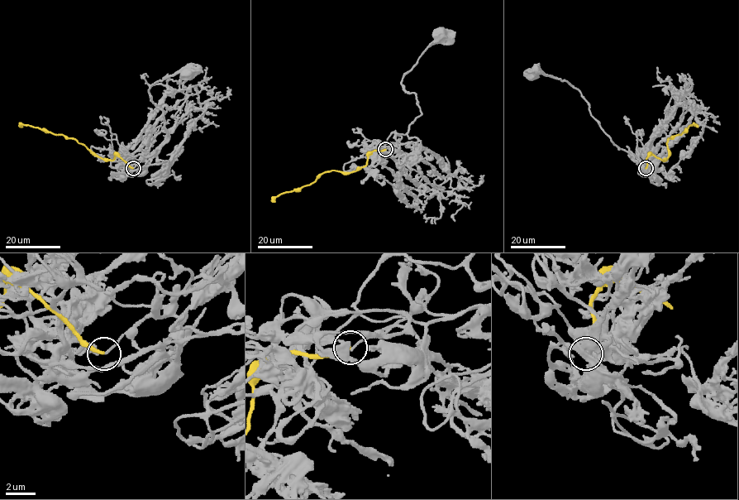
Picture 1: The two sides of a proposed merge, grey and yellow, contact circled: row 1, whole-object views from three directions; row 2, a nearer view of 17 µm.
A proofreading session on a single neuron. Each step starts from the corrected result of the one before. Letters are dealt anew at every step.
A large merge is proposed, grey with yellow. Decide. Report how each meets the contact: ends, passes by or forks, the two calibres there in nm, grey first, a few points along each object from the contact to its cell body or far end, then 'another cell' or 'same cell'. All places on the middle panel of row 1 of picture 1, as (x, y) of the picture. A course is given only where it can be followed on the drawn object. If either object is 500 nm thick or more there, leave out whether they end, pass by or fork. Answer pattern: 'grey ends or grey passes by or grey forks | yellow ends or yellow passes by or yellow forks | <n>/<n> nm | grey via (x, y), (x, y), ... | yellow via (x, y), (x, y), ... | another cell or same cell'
grey ends | yellow ends | 140/240 nm | grey via (385, 149), (397, 142), (397, 133), (405, 135), (421, 114), (417, 95), (408, 93), (402, 78), (440, 36) | yellow via (385, 149), (374, 151), (368, 156), (366, 164), (351, 172), (323, 172), (309, 185), (280, 194), (271, 202) | another cell

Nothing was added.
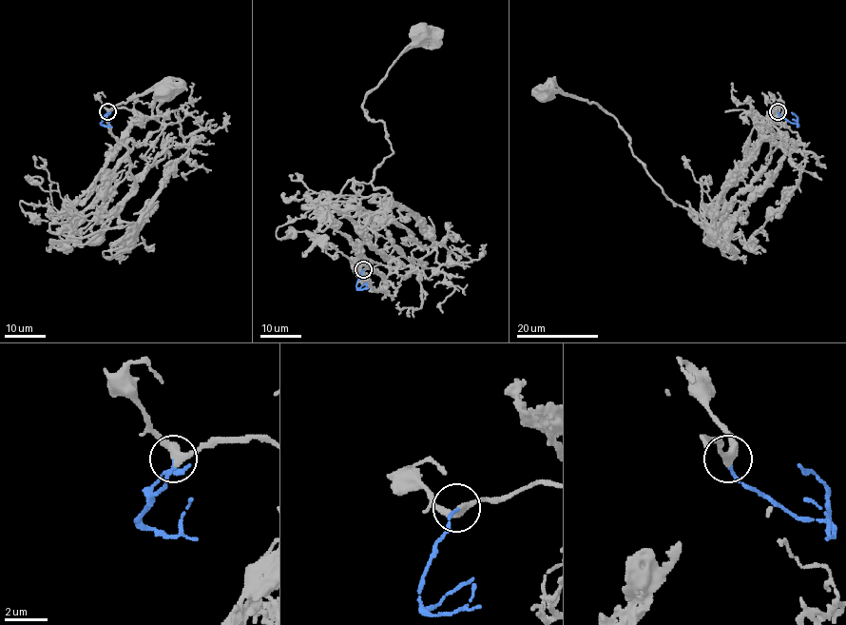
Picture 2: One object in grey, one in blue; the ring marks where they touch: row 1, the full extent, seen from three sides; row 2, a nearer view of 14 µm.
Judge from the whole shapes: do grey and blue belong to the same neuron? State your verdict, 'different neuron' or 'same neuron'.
same neuron

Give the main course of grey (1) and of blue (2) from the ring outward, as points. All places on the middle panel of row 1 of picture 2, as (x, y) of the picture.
1: (363, 269), (398, 265), (328, 202), (348, 181), (368, 184), (393, 153), (363, 99), (420, 36)
2: (363, 269), (356, 288), (363, 289), (367, 283)

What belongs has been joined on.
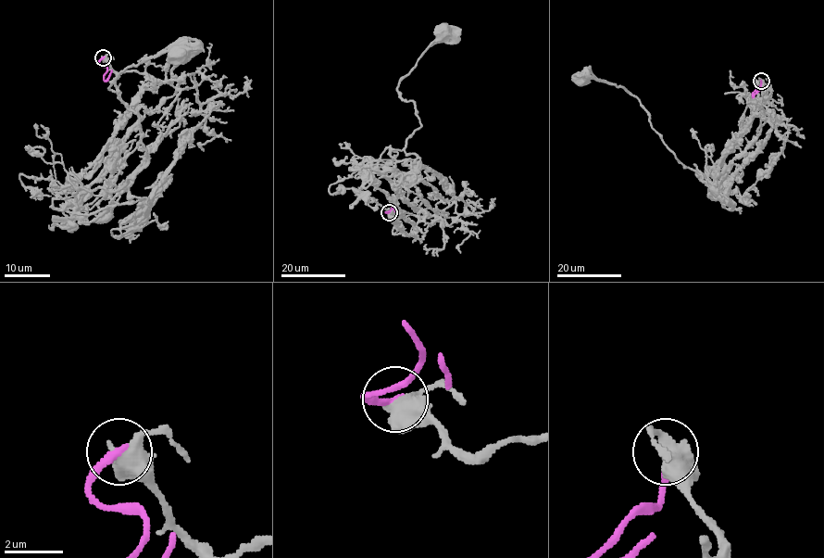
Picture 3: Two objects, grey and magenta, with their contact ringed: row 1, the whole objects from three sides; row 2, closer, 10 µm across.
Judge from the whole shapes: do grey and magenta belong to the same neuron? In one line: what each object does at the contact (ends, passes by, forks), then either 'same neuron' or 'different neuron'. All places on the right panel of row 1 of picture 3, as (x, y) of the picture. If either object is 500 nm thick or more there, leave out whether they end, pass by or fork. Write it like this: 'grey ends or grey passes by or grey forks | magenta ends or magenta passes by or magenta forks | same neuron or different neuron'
different neuron

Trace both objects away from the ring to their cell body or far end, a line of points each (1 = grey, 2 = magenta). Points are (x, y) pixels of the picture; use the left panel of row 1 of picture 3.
1: (103, 57), (155, 80), (81, 172), (89, 192), (115, 192), (148, 162), (117, 77), (179, 54)
2: (103, 57), (98, 63), (107, 69), (104, 79), (107, 79), (112, 69)

